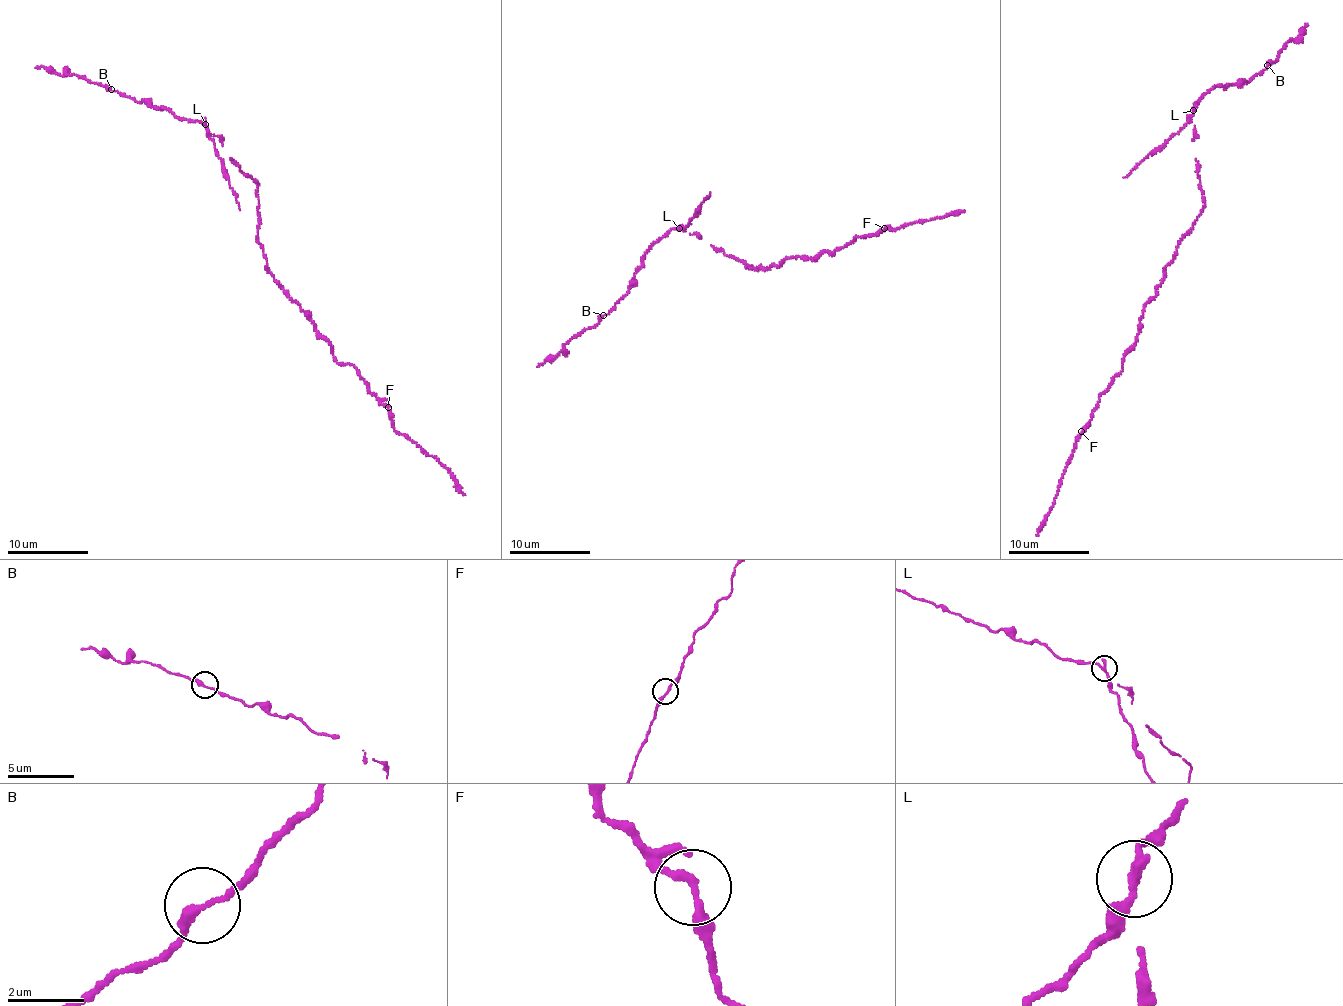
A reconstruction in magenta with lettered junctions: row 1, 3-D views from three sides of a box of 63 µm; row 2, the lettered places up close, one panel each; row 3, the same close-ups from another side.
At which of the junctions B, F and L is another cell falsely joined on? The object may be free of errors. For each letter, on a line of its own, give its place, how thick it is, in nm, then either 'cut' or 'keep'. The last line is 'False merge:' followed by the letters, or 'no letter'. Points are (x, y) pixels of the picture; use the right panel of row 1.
B: place (1267, 65); calibre 240 nm; keep
F: place (1081, 431); calibre 220 nm; keep
L: place (1193, 110); calibre 200 nm; cut
False merge: L

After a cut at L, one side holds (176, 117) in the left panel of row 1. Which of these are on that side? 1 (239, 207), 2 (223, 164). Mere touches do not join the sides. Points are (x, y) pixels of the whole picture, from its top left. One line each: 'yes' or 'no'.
1: no
2: no

